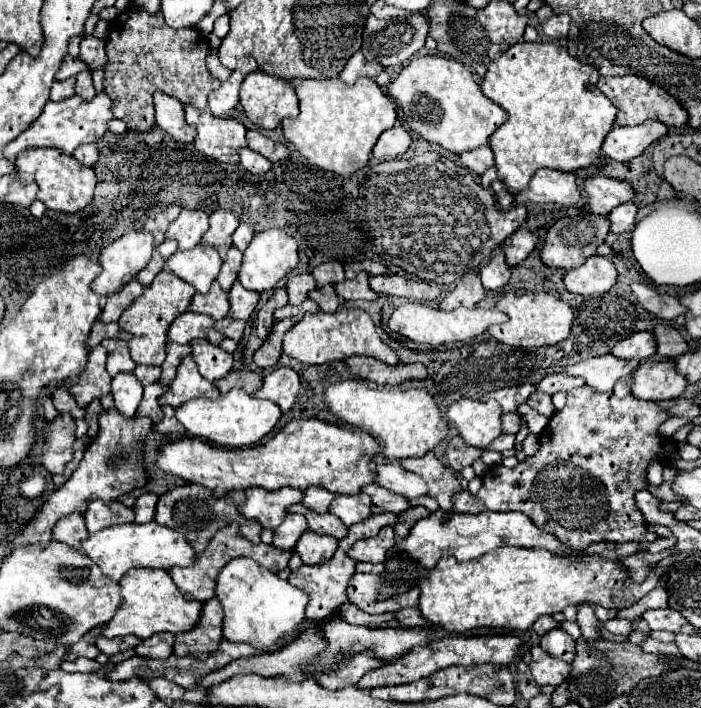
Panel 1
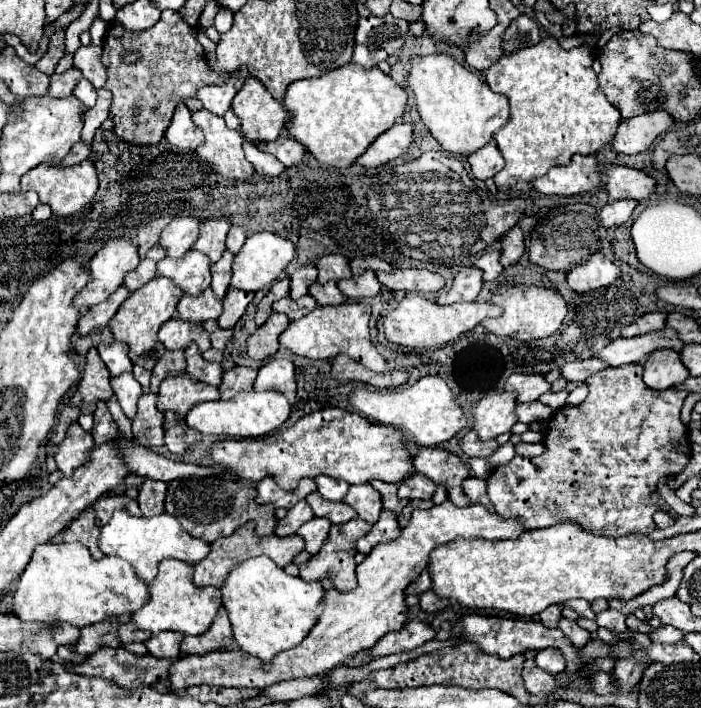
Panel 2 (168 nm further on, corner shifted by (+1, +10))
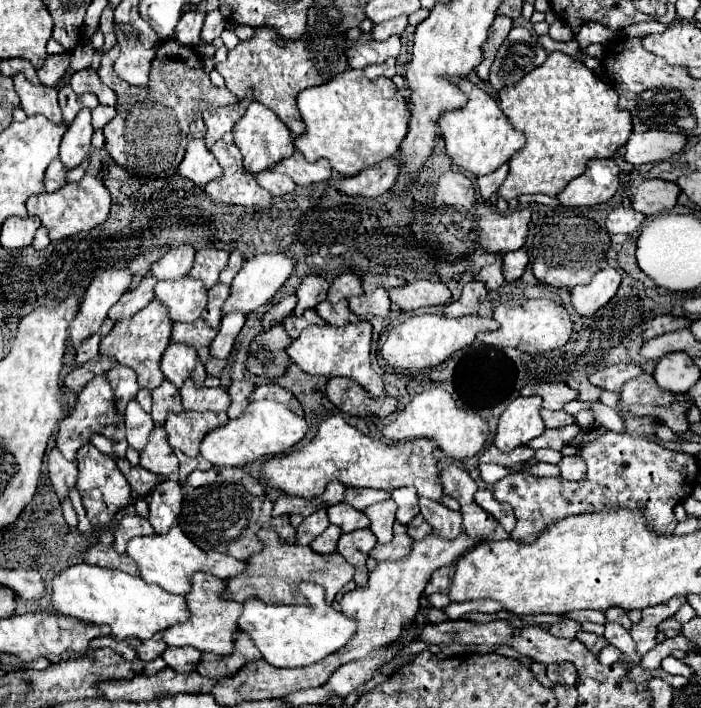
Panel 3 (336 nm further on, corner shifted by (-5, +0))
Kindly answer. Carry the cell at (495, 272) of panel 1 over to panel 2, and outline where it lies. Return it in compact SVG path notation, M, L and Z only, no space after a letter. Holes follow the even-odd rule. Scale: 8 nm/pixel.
M497 248L487 250L487 252L475 262L475 266L483 270L483 280L495 280L495 278L503 272L503 266L501 266L501 262L499 262L499 250L497 250Z

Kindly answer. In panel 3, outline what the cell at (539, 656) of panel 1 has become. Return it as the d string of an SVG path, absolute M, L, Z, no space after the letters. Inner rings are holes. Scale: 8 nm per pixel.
M555 662L547 666L547 676L551 682L557 684L575 684L577 674L575 674L575 666L571 662Z

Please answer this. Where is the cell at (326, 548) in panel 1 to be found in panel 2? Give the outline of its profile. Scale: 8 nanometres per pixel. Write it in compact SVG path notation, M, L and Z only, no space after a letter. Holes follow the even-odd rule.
M313 518L305 522L305 526L297 530L297 534L305 540L305 550L311 554L317 554L325 542L325 536L329 534L329 528L331 528L331 522L327 518Z

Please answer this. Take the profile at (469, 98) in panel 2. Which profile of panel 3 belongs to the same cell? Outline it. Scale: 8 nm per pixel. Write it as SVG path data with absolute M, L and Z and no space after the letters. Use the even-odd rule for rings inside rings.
M453 78L451 82L455 82L459 90L463 90L463 94L467 96L467 104L459 110L443 112L437 122L441 138L445 140L447 154L451 156L453 164L475 176L491 174L501 164L505 164L515 150L519 150L525 144L525 134L511 128L507 116L501 112L497 102L491 96L487 96L481 88L477 88L473 82L469 82L467 78Z

